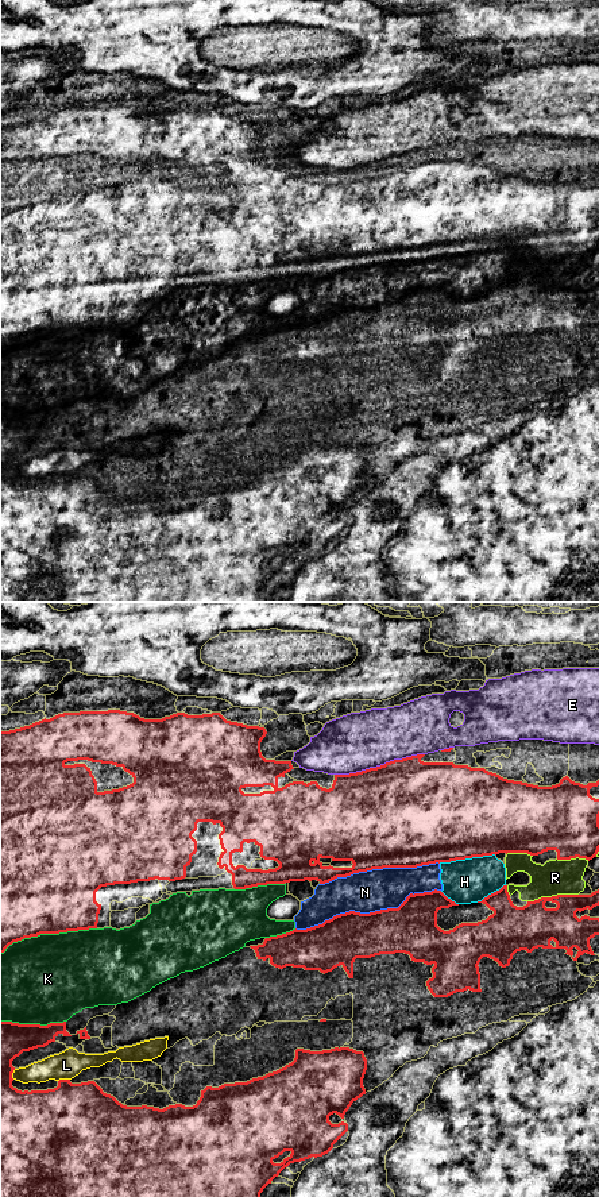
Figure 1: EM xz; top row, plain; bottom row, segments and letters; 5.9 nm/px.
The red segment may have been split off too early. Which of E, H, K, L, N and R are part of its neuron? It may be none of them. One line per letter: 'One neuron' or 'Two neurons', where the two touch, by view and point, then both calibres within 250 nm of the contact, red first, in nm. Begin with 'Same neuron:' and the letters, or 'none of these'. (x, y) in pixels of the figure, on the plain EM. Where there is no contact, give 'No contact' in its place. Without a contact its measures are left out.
Same neuron: none of these
E: Two neurons. Touches red at xz (381, 161). Thickness 500 nm (red) against 340 nm
H: Two neurons. Touches red at xz (467, 253). Thickness 500 nm (red) against 260 nm
K: Two neurons. Touches red at xz (47, 328). Thickness 500 nm (red) against 500 nm
L: Two neurons. Touches red at xz (64, 475). Thickness 440 nm (red) against 170 nm
N: Two neurons. Touches red at xz (367, 309). Thickness 280 nm (red) against 240 nm
R: Two neurons. Touches red at xz (552, 292). Thickness 260 nm (red) against 220 nm

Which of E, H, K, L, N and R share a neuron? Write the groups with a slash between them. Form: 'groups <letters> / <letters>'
groups E / H K N R / L

